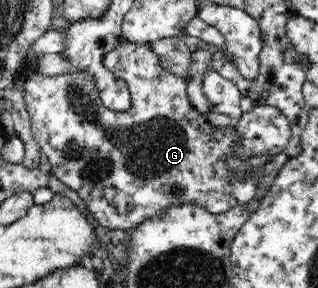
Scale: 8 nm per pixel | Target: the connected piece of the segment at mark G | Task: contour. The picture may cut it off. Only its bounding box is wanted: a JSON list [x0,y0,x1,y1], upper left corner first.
[23,40,258,230]

